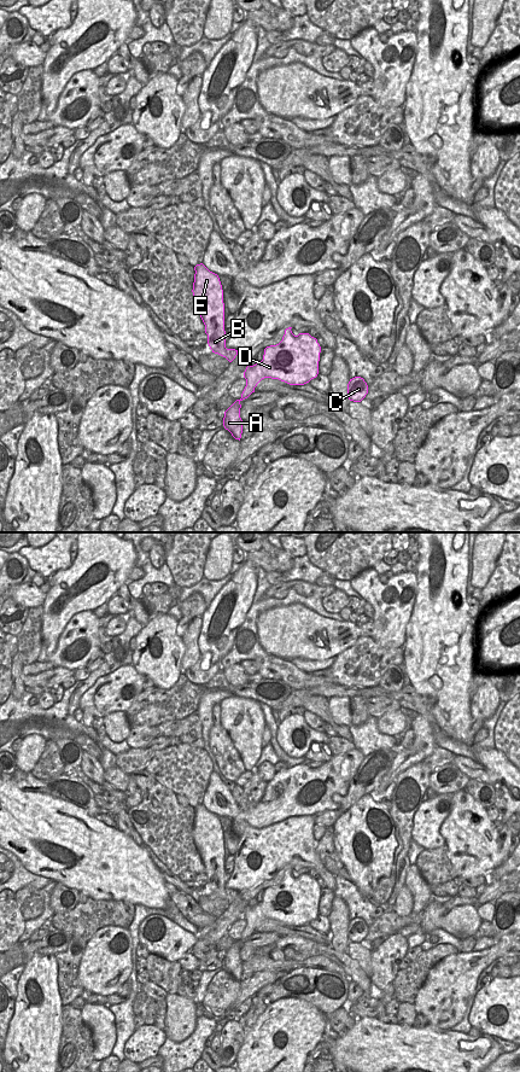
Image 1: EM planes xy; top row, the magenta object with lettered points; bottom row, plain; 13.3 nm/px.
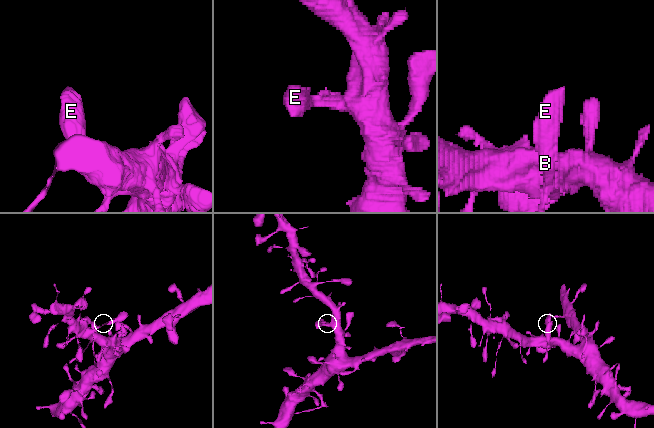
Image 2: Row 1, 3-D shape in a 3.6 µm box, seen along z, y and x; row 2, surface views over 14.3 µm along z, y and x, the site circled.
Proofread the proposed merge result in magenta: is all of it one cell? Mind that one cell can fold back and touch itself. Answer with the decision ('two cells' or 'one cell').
one cell

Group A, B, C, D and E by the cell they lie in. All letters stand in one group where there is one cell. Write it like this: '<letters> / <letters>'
A B C D E

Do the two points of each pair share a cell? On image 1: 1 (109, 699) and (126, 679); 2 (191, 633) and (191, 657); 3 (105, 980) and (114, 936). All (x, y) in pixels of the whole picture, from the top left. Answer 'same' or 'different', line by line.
1: same
2: same
3: same

